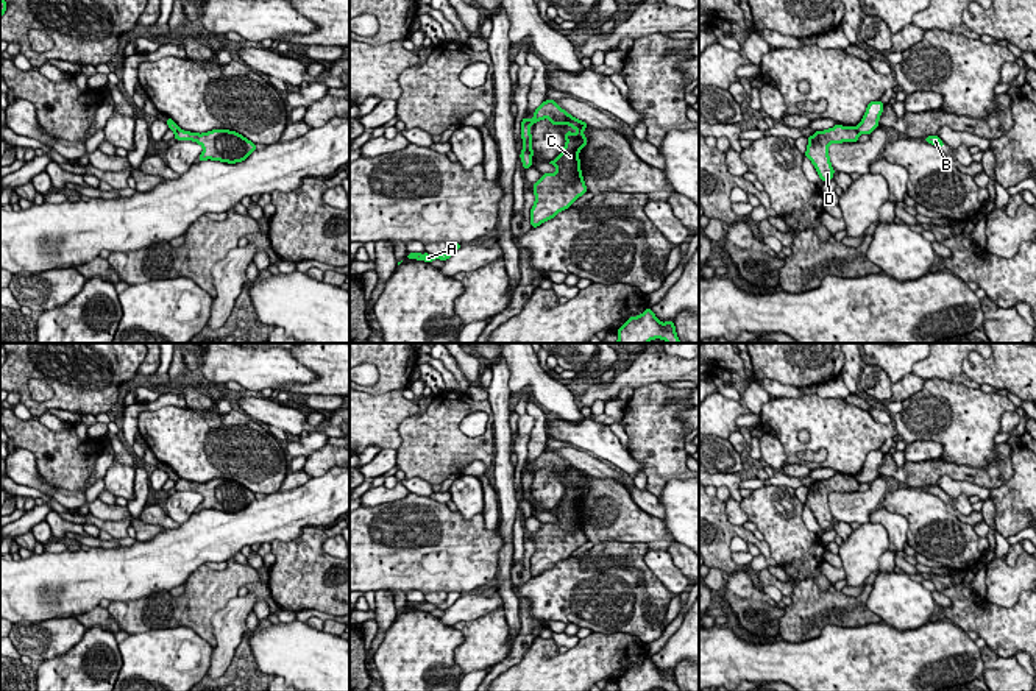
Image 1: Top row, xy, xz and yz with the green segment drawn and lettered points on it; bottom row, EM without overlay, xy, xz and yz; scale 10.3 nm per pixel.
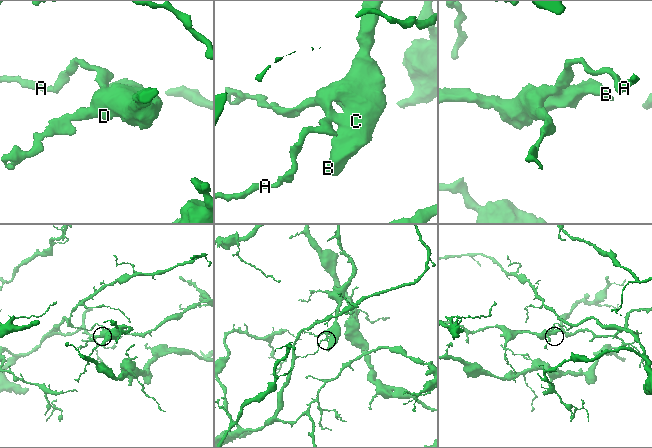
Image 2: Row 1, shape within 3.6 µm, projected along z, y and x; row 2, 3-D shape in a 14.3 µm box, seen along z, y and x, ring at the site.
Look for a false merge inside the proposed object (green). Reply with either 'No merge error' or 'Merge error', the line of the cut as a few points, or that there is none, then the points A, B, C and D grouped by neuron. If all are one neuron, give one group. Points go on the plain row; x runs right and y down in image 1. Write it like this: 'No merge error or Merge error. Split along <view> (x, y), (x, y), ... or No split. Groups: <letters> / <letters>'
Merge error. Split along xz (523, 498), (531, 506). Groups: A / B C D

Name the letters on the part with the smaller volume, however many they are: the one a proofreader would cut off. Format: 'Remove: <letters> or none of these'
Remove: B, C, D

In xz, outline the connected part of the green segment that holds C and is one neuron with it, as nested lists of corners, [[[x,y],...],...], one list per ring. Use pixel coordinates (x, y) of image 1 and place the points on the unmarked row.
[[[554,449],[543,451],[534,462],[534,468],[527,470],[523,466],[521,471],[521,488],[523,499],[534,505],[532,499],[532,484],[530,474],[549,468],[551,474],[569,474],[579,482],[565,482],[566,493],[562,502],[551,510],[557,521],[555,523],[543,523],[538,532],[534,532],[534,544],[535,552],[530,558],[530,574],[532,577],[540,576],[546,569],[554,568],[559,562],[571,557],[571,554],[588,541],[582,519],[579,501],[587,494],[587,487],[584,485],[584,479],[588,477],[585,471],[568,463],[562,459]]]

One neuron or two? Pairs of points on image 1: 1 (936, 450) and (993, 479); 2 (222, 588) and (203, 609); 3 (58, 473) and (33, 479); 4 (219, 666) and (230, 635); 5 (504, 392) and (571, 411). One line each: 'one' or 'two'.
1: two
2: one
3: two
4: one
5: two

